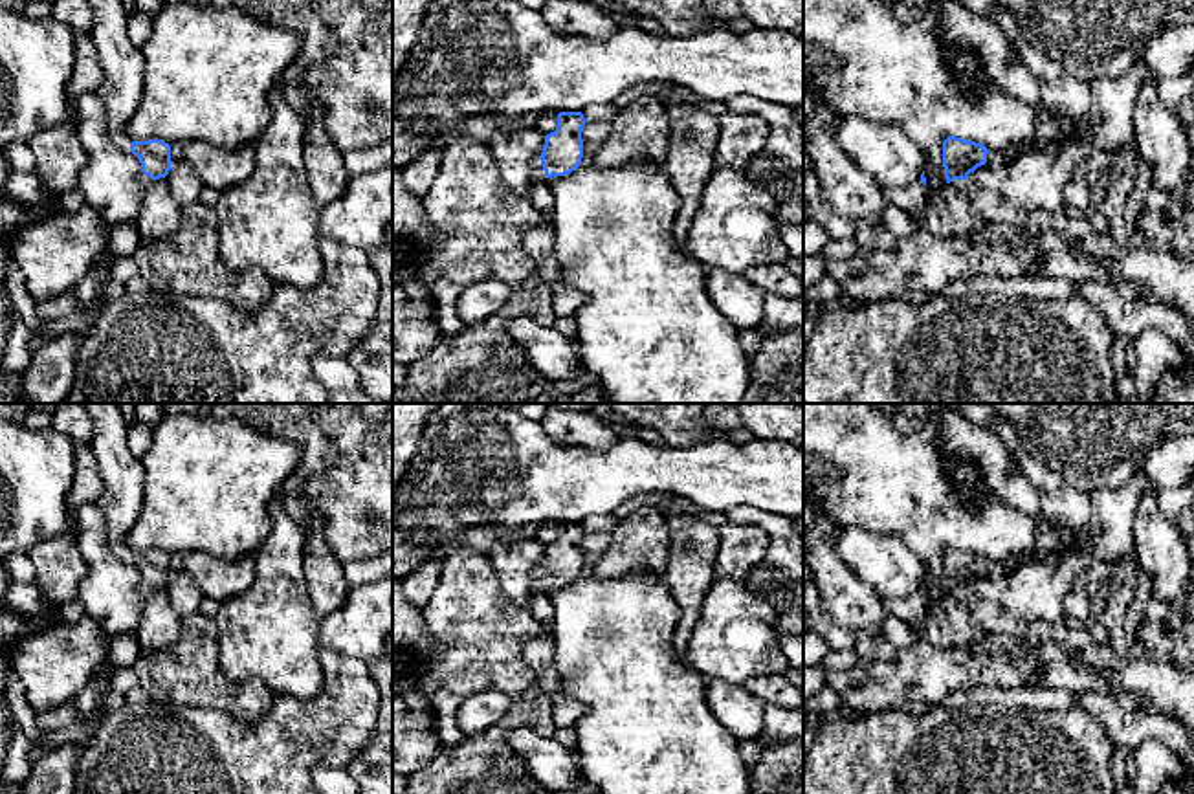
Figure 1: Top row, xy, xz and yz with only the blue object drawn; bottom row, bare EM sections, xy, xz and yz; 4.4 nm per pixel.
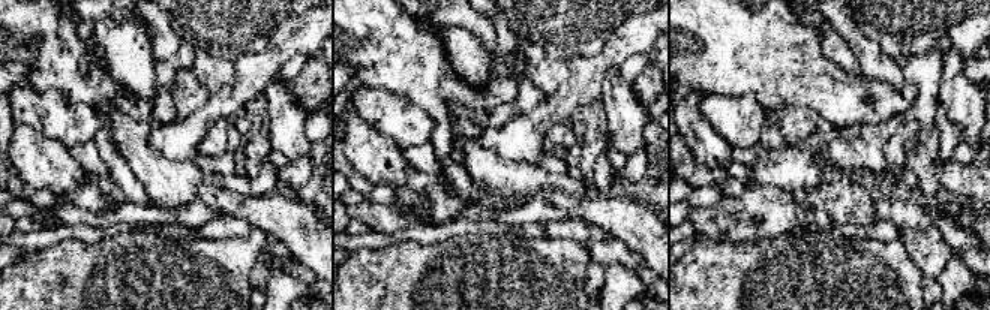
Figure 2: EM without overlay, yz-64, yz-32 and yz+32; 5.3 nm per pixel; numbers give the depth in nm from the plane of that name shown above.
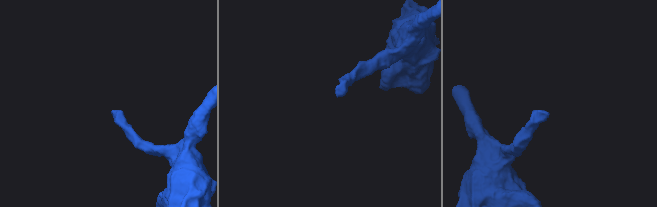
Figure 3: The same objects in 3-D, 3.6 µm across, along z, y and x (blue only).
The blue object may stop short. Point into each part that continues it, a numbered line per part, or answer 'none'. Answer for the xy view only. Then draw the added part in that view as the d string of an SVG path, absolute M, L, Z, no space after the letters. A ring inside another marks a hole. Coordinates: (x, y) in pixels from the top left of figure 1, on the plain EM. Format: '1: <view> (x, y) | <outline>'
1: xy (123, 475) | M83 403L94 420L92 453L105 491L97 504L106 519L108 546L130 563L128 532L139 517L145 495L145 469L127 442L127 420L119 403Z

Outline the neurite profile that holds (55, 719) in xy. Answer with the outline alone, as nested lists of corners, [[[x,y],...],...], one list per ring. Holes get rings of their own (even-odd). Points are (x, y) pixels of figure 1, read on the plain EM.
[[[66,708],[37,713],[37,726],[40,728],[42,733],[51,733],[64,726],[70,726],[75,721],[77,721],[77,711]]]

